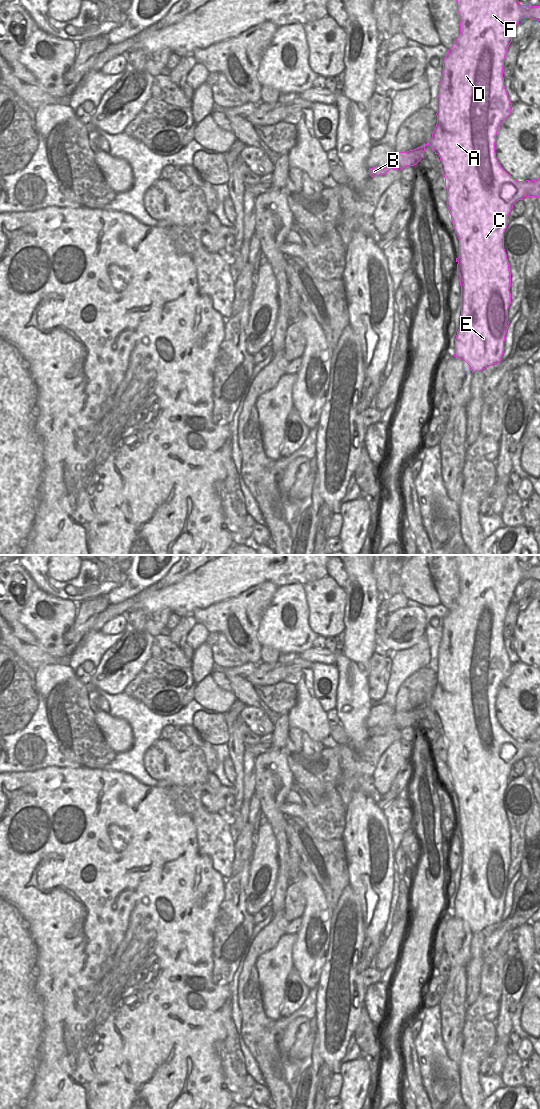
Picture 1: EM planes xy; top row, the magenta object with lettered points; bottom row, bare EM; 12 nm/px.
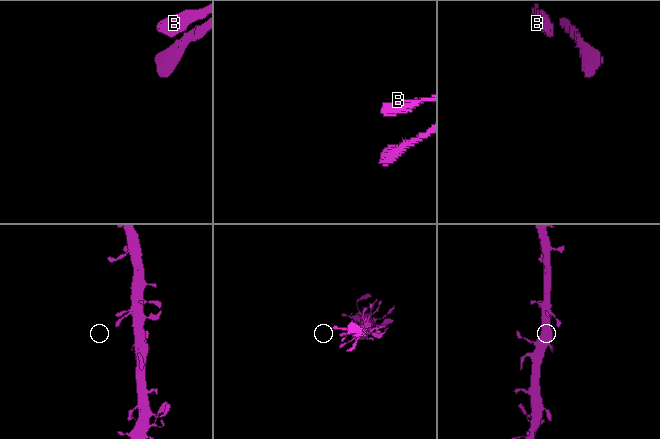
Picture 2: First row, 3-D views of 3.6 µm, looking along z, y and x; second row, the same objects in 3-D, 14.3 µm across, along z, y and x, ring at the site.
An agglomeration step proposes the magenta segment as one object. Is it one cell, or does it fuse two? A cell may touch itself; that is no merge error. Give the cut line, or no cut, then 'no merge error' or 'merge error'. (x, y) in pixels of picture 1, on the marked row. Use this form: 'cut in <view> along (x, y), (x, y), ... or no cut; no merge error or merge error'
no cut; no merge error

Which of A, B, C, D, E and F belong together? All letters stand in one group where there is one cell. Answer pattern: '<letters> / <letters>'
A B C D E F

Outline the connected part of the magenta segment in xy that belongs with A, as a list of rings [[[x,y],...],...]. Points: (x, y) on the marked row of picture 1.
[[[456,0],[460,34],[443,60],[443,71],[437,97],[437,124],[427,144],[407,152],[395,152],[386,168],[369,168],[369,175],[382,176],[391,169],[402,170],[416,165],[424,158],[425,147],[430,145],[441,161],[441,174],[447,189],[447,207],[455,233],[459,239],[459,257],[456,258],[457,278],[461,286],[460,326],[455,338],[454,357],[465,361],[472,373],[498,364],[504,351],[507,333],[508,308],[511,303],[511,273],[504,249],[504,232],[513,205],[524,197],[540,197],[540,178],[518,181],[499,164],[495,153],[497,131],[510,115],[512,103],[504,86],[503,66],[513,31],[522,18],[540,21],[540,6],[521,5],[518,0]]]

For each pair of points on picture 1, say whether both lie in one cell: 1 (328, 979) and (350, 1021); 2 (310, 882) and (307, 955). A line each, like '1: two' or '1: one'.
1: one
2: one

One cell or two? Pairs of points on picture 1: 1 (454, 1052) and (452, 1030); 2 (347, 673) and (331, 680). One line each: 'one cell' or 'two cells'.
1: one cell
2: two cells

